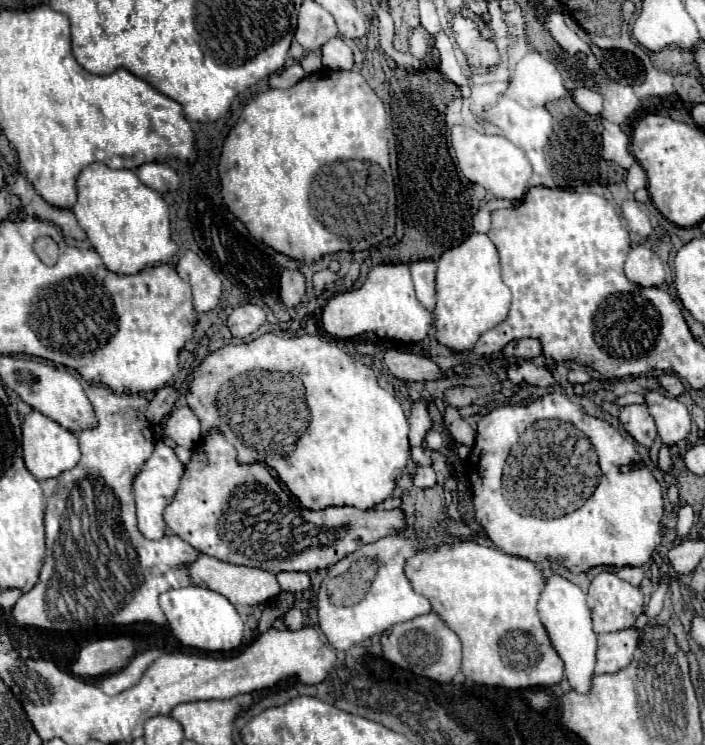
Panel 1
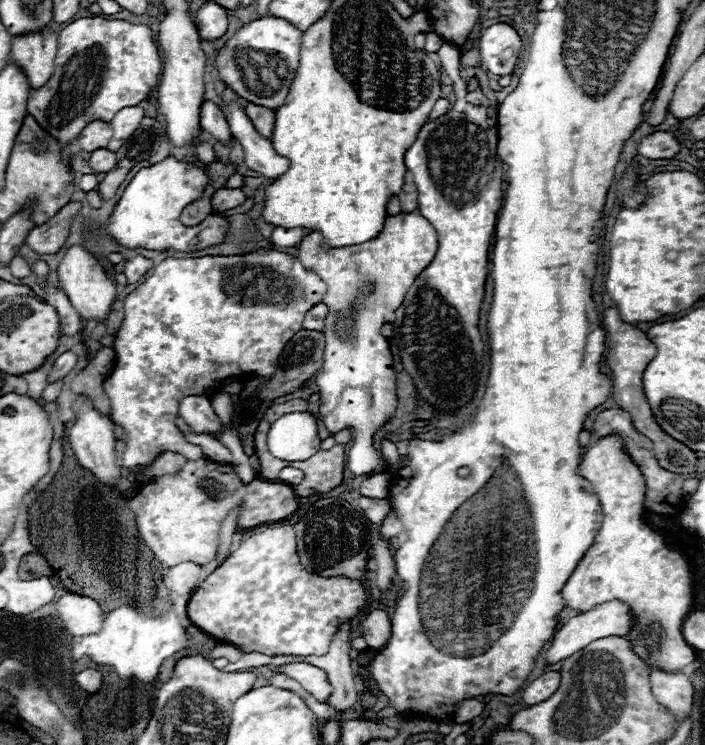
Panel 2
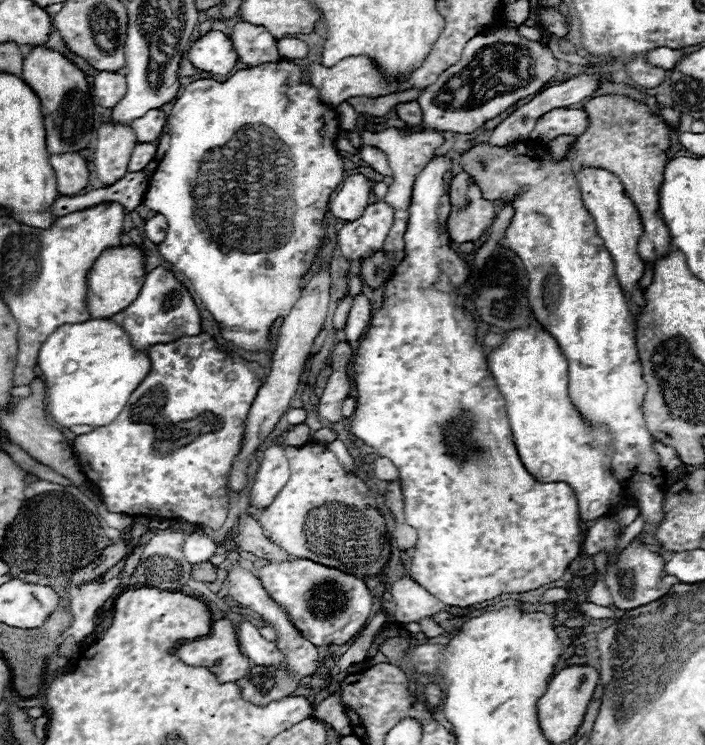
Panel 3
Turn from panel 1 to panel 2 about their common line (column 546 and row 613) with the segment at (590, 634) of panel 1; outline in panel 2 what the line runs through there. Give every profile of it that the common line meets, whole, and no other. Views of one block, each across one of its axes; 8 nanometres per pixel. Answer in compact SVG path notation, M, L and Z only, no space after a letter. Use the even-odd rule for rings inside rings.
M610 600L610 602L604 602L604 604L598 604L594 606L592 610L588 612L580 612L576 616L572 616L560 630L558 634L554 636L552 640L552 646L548 648L546 652L546 662L548 664L554 664L554 662L560 662L568 656L572 656L574 652L582 650L584 646L588 646L590 642L598 640L598 638L606 638L606 636L626 636L634 626L634 616L630 612L630 608L620 602L620 600Z

